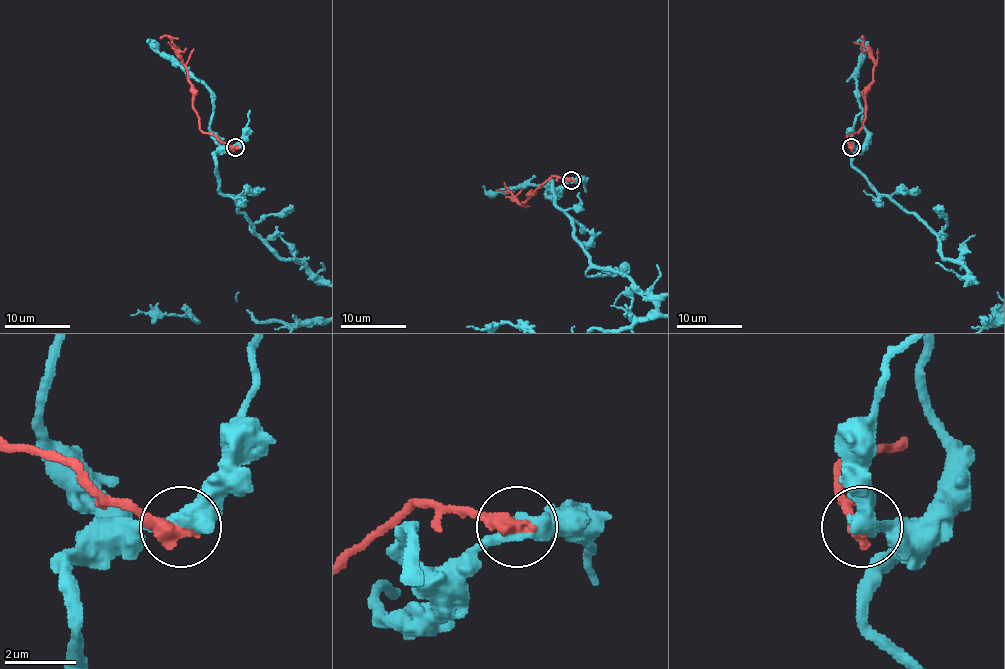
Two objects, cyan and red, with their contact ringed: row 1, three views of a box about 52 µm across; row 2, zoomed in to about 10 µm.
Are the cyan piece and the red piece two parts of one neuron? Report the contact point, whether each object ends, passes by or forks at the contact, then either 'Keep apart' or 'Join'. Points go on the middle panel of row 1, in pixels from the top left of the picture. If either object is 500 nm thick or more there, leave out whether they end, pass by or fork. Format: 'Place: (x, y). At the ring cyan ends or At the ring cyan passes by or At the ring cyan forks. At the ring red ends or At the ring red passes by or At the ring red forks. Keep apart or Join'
Place: (571, 180). At the ring cyan passes by. At the ring red ends. Keep apart

